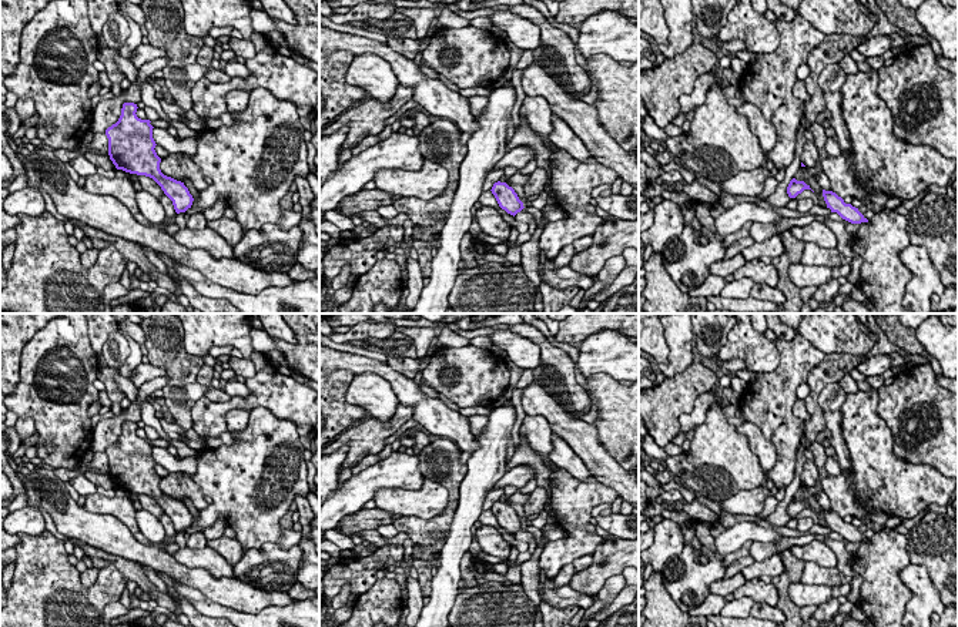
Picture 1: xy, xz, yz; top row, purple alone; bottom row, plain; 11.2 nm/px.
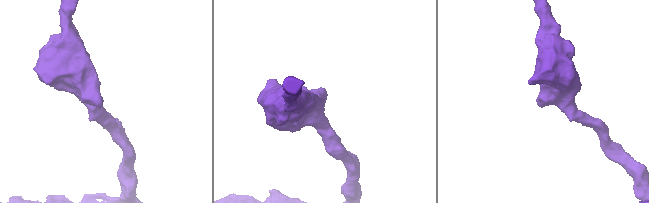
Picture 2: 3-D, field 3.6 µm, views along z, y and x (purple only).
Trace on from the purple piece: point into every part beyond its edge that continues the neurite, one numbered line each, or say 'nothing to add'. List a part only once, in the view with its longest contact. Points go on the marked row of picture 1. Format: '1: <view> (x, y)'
nothing to add

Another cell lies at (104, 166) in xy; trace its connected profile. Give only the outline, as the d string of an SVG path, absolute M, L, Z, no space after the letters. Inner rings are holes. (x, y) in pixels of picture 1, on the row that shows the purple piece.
M86 152L84 157L96 165L97 174L107 177L107 178L114 178L115 177L115 165L110 160L108 154L93 154L93 152Z

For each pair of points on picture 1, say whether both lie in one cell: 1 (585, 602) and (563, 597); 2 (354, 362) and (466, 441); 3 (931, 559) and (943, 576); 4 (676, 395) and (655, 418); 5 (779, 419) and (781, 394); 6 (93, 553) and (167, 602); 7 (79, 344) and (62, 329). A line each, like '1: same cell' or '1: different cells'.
1: same cell
2: same cell
3: same cell
4: same cell
5: same cell
6: same cell
7: same cell

